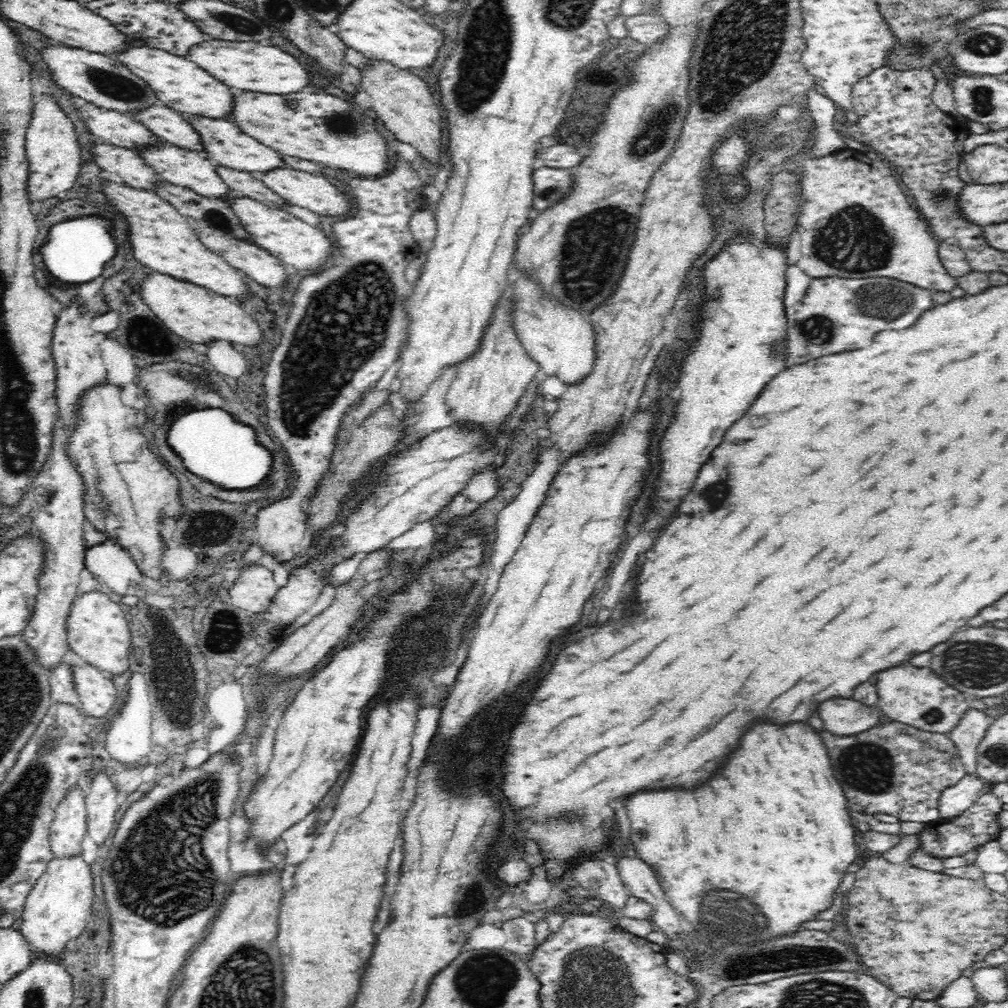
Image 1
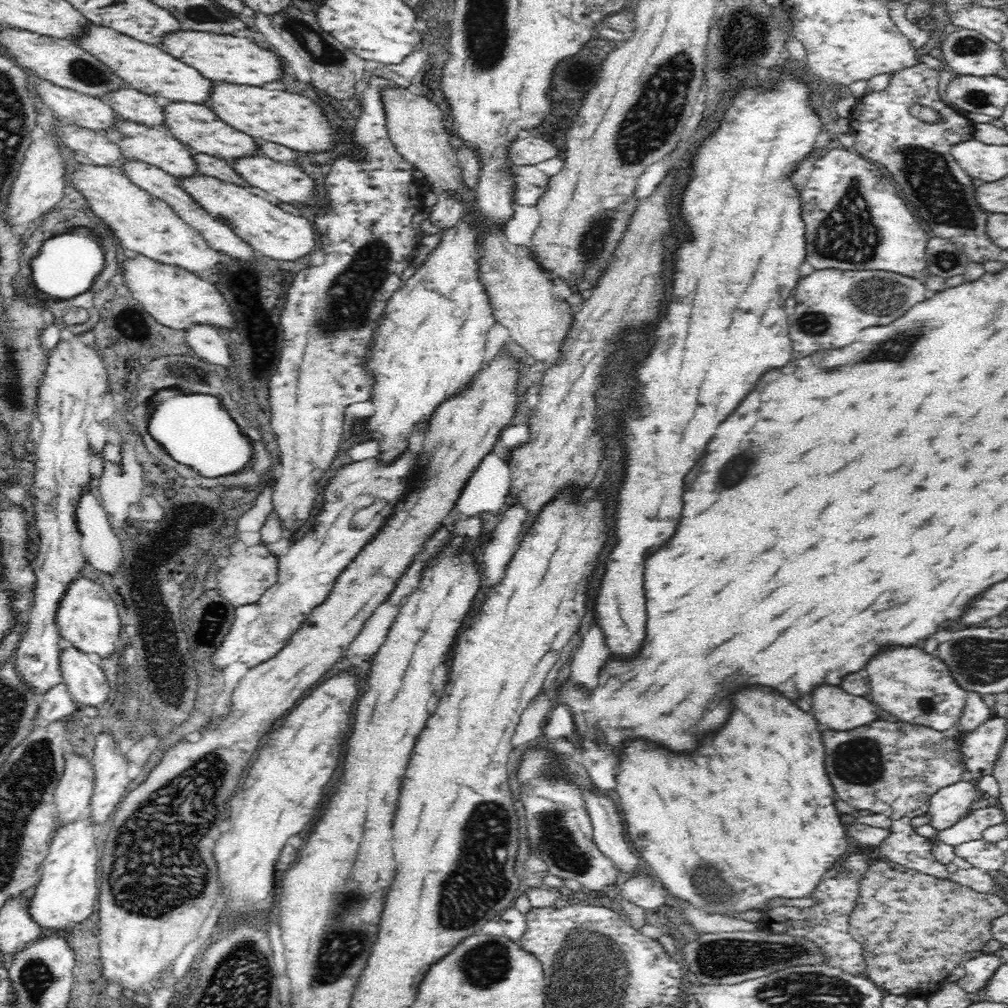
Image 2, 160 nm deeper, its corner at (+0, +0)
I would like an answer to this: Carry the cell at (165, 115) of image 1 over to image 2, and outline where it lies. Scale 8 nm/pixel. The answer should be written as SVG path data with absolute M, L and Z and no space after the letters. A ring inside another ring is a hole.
M124 88L102 98L111 105L114 112L123 120L128 120L148 128L166 127L166 109L164 102L156 97L142 93L134 88Z

